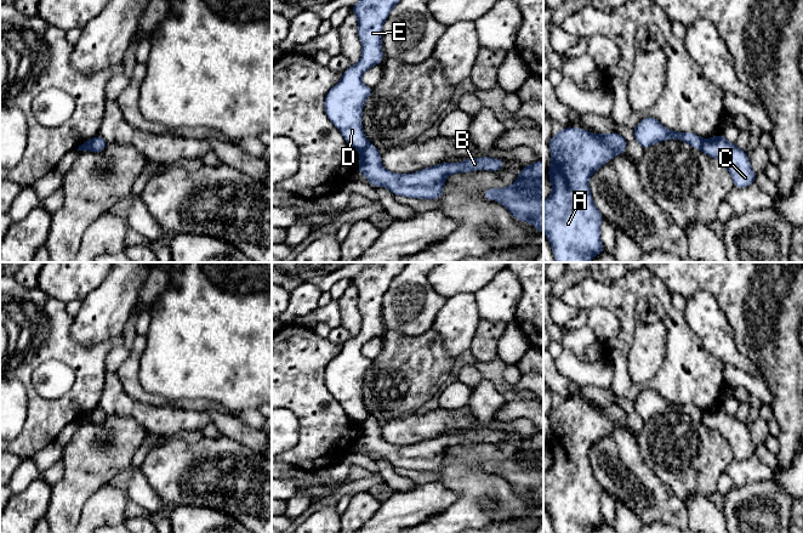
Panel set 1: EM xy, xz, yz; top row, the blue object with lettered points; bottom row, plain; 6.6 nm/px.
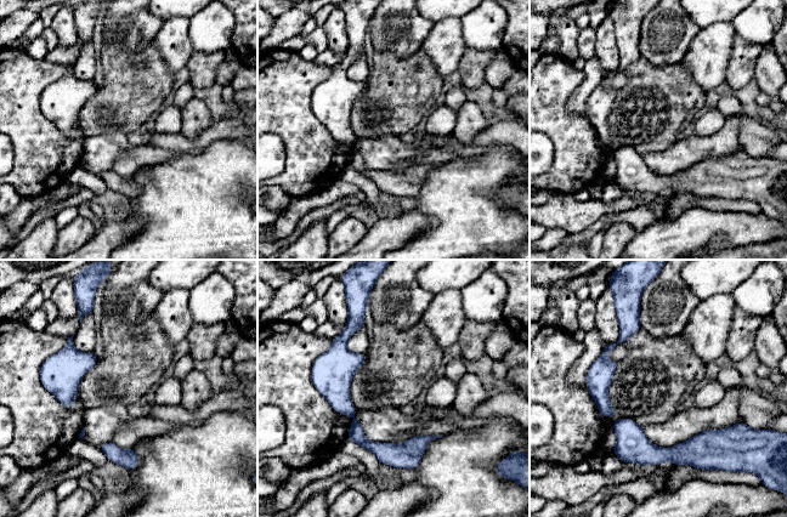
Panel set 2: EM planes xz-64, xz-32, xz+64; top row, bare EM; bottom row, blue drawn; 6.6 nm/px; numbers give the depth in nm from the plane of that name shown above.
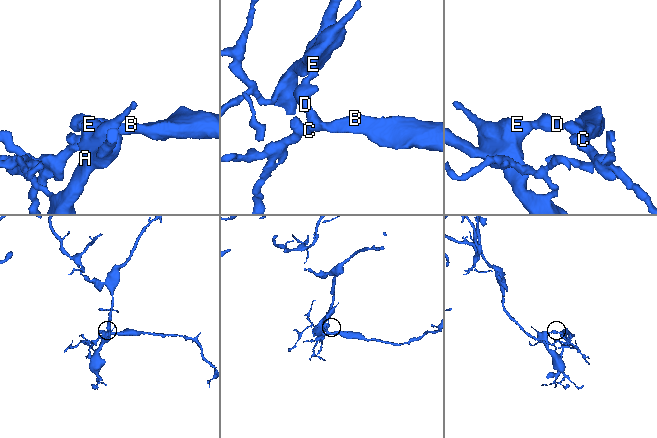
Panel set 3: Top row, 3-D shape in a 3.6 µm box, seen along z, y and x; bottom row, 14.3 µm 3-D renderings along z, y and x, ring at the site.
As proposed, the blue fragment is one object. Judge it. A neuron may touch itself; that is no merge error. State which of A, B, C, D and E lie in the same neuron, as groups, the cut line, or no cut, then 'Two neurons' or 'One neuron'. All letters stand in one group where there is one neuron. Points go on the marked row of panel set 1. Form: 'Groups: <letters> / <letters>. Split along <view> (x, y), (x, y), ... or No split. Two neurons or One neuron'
Groups: A D E / B C. Split along xz (369, 143), (359, 151). Two neurons

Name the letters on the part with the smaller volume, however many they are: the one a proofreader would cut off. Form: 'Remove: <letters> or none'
Remove: B, C

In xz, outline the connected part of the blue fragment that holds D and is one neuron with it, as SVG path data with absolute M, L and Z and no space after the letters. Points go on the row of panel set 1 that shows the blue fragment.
M359 0L352 6L352 12L358 18L361 56L357 64L344 70L341 80L325 96L324 110L329 120L357 151L370 144L363 131L361 115L374 90L361 83L361 75L369 68L382 63L382 27L398 2L400 0Z

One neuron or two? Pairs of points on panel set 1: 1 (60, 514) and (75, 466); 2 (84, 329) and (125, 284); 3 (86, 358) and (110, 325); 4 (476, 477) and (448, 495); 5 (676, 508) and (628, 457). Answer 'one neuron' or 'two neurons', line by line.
1: one neuron
2: one neuron
3: two neurons
4: two neurons
5: one neuron

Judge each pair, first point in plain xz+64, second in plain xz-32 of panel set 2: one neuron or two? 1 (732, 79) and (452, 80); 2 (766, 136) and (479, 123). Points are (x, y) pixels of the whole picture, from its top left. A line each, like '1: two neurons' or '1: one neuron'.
1: two neurons
2: one neuron

